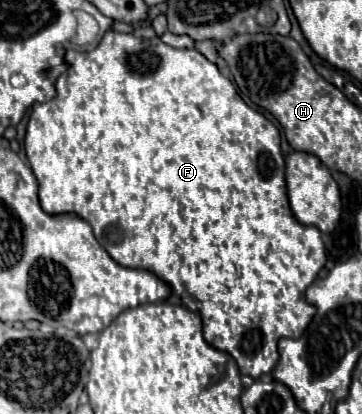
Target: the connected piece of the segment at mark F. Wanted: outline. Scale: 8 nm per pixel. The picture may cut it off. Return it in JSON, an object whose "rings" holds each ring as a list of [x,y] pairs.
{"rings":[[[108,30],[96,50],[76,52],[66,50],[64,54],[66,70],[56,78],[56,98],[46,104],[34,104],[28,130],[26,130],[26,156],[30,168],[40,184],[40,206],[48,214],[76,214],[86,220],[100,246],[126,268],[150,270],[162,278],[174,294],[182,298],[186,308],[200,312],[204,320],[204,338],[216,350],[230,354],[240,372],[252,378],[268,374],[278,362],[278,340],[280,338],[300,338],[304,328],[314,316],[314,306],[306,302],[306,288],[316,278],[318,270],[326,264],[324,242],[316,226],[300,224],[288,204],[286,182],[284,182],[284,156],[280,152],[278,128],[264,118],[260,112],[252,110],[236,92],[234,84],[222,76],[216,64],[212,64],[198,50],[180,50],[164,44],[158,36],[152,40],[136,38],[134,34],[122,34]]]}

